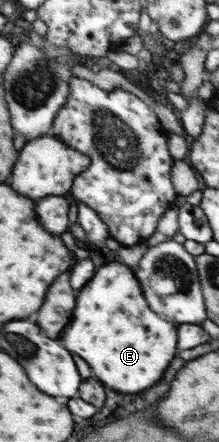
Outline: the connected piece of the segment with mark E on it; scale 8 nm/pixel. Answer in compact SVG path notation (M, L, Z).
M119 262L103 266L81 290L75 316L61 336L67 350L85 358L101 382L131 394L163 378L177 354L177 338L177 326L149 308L135 272Z

